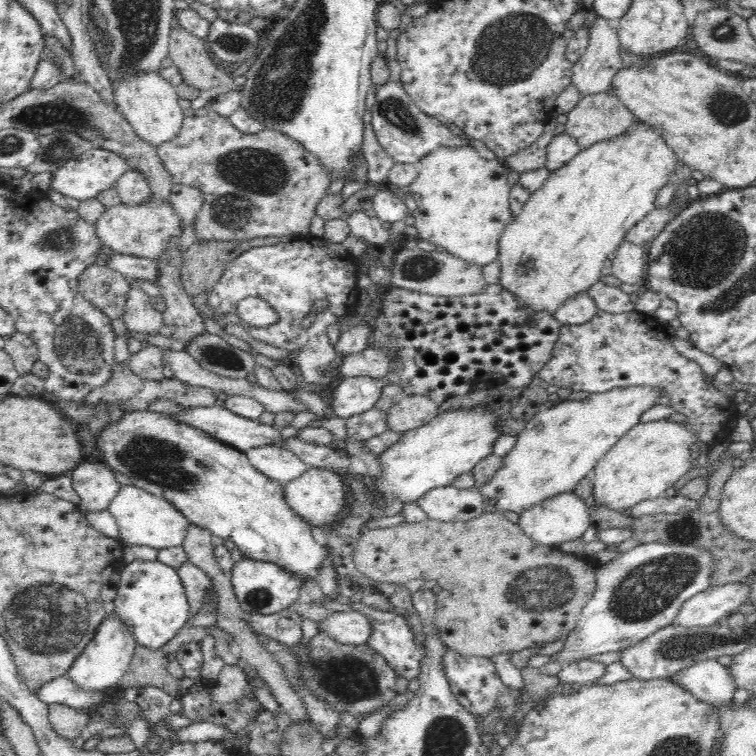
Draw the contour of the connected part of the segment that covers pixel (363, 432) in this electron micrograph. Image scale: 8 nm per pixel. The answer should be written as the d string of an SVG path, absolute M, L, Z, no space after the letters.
M376 407L347 418L347 440L365 441L388 431L388 413Z

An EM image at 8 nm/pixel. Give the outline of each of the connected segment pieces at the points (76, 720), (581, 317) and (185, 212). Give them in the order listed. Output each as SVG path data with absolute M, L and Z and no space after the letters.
M49 704L48 721L52 729L58 735L74 740L81 736L89 720L87 711L79 711L77 708L65 704Z
M587 291L566 299L554 312L559 324L582 324L589 321L597 312L596 301Z
M173 184L168 200L172 203L174 211L178 213L178 217L182 219L182 227L185 228L192 222L194 223L205 198L206 196L198 188Z

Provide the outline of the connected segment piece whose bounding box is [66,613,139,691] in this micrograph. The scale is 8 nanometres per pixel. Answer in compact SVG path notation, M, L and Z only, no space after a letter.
M114 613L110 614L97 628L94 638L86 645L82 654L76 658L66 676L78 687L82 687L84 691L116 689L129 672L132 656L138 645L134 639L134 633L126 627L122 618Z

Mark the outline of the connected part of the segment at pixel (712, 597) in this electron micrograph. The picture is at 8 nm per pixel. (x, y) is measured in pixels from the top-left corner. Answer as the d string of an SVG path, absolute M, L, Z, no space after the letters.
M730 583L713 586L690 598L670 625L690 628L716 625L718 620L747 604L750 594L749 584Z

